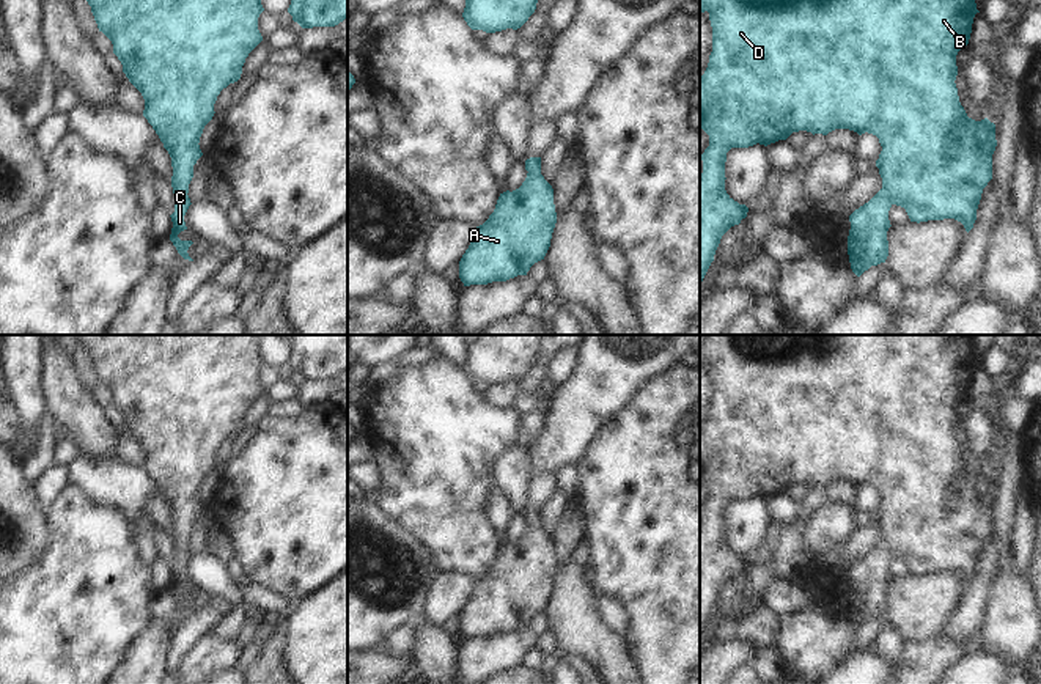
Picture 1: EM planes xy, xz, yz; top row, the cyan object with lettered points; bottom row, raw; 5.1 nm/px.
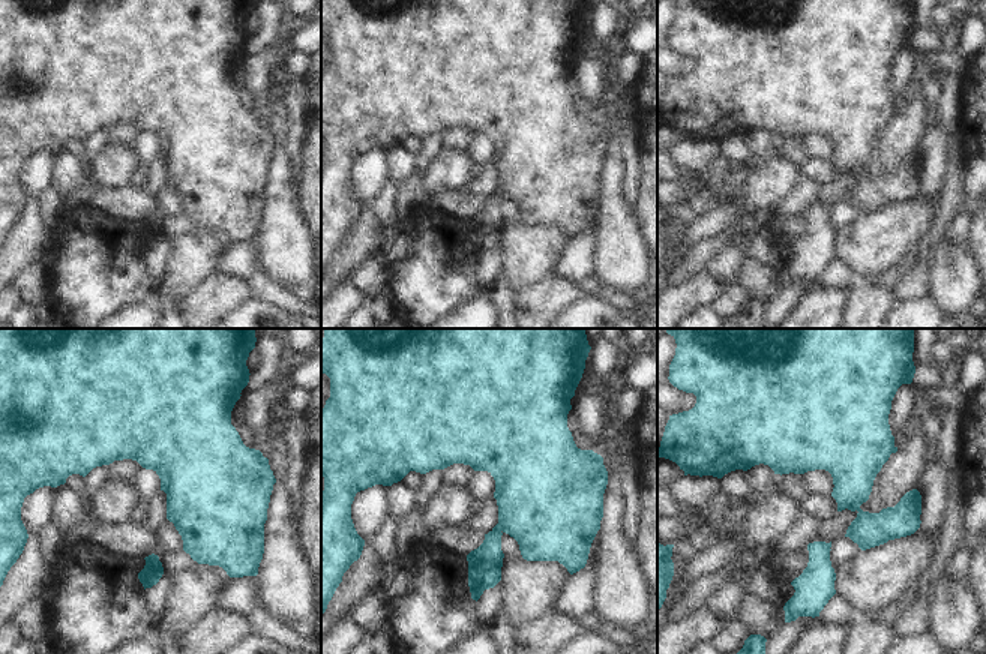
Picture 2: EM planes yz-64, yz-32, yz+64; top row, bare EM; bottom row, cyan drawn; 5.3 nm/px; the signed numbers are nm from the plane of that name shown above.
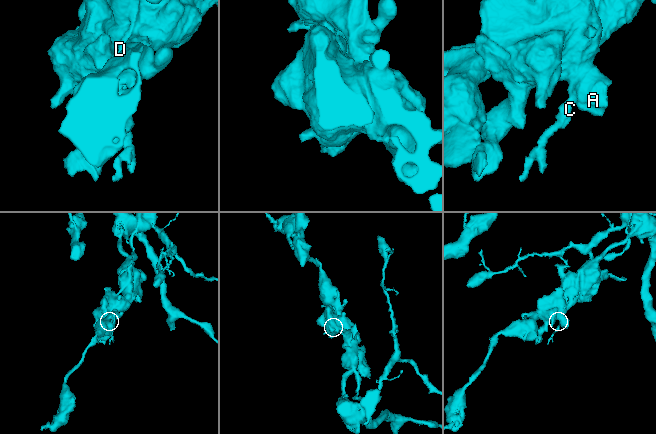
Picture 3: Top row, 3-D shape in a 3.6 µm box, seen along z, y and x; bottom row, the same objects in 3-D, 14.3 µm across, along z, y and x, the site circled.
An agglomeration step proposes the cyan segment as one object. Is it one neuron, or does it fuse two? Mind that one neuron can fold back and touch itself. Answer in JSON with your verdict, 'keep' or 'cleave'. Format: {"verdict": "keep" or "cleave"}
{"verdict": "keep"}

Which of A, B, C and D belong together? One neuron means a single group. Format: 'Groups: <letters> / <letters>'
Groups: A B C D.

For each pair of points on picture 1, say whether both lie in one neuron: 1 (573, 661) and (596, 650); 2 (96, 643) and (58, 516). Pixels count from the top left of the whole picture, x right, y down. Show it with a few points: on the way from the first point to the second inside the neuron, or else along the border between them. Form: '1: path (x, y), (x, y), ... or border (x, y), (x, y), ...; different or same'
1: border (557, 650), (576, 653), (593, 667); different
2: path (93, 612), (90, 547); same

